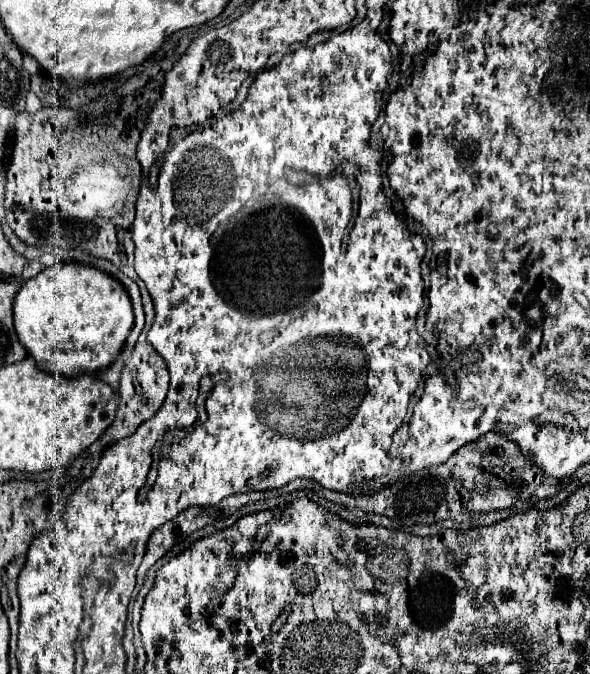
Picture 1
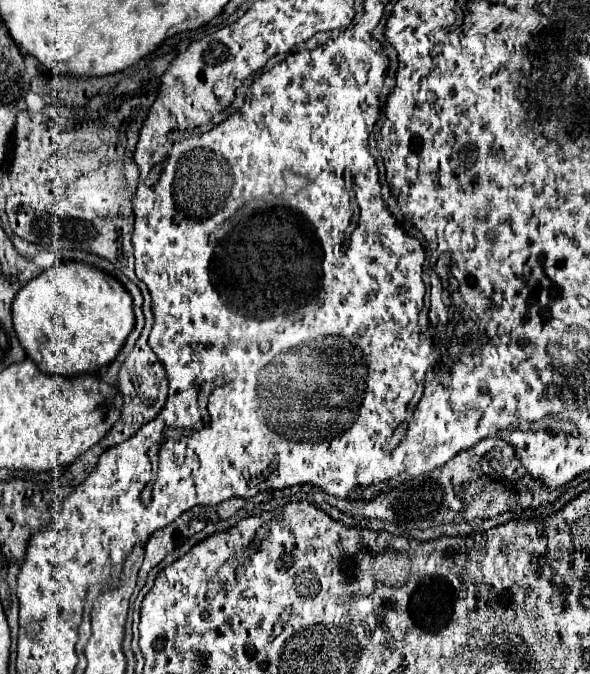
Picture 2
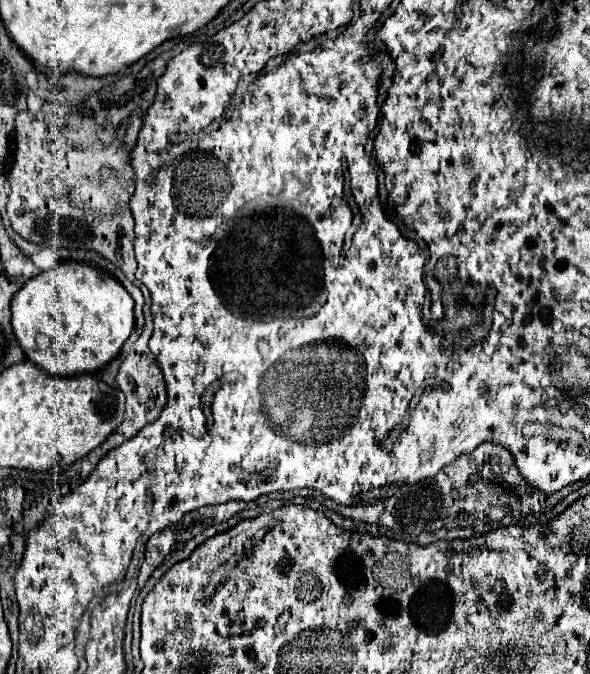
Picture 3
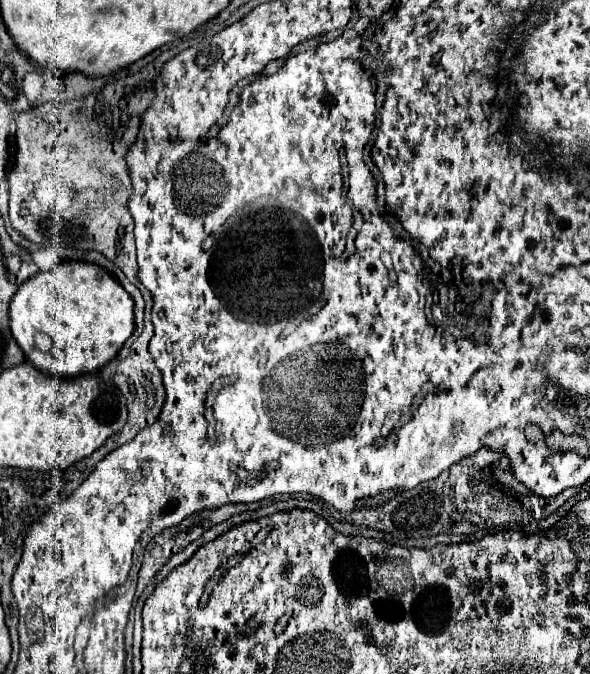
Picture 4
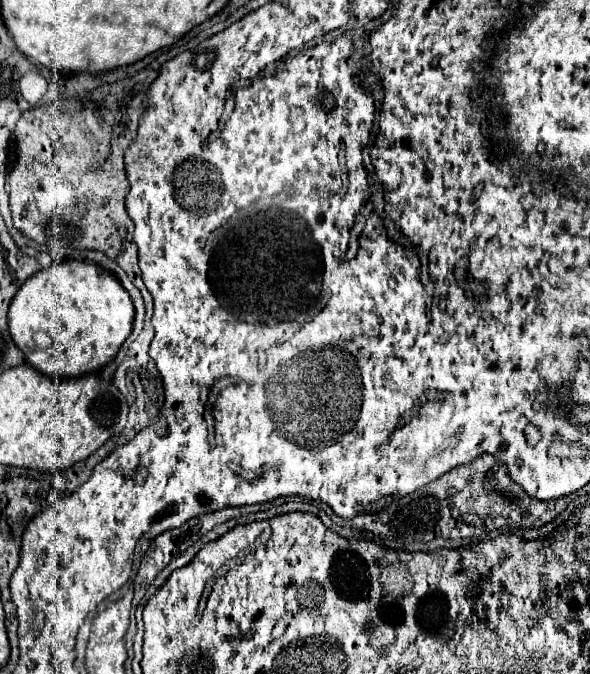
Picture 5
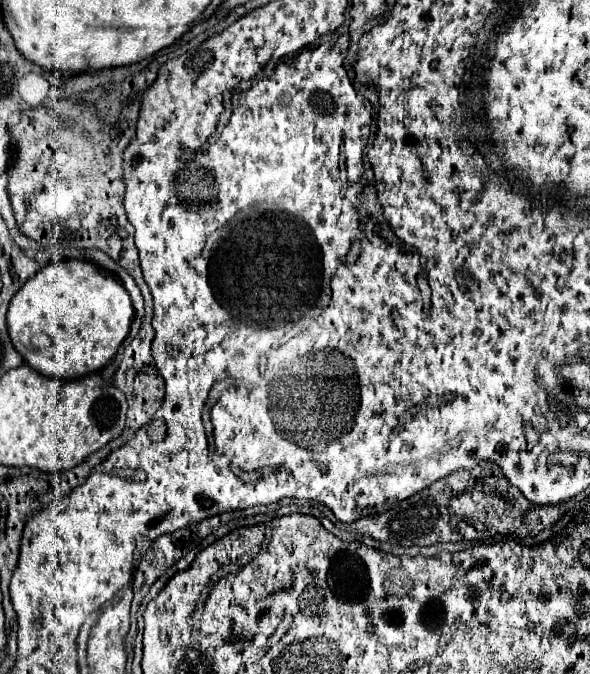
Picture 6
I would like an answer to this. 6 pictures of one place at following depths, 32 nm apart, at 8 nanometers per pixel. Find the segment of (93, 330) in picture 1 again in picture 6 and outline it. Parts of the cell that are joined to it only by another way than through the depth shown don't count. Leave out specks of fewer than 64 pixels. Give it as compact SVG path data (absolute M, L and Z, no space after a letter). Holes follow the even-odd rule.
M62 260L42 268L12 298L8 332L14 348L38 372L80 378L104 368L130 334L132 300L122 282L86 260Z

